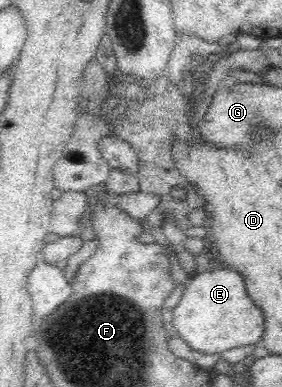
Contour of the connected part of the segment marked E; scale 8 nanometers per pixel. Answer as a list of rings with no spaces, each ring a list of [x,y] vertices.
[[[222,265],[193,275],[179,304],[166,317],[173,324],[171,334],[179,336],[192,350],[202,354],[220,354],[247,344],[260,345],[264,332],[264,315],[248,297],[244,277]]]

